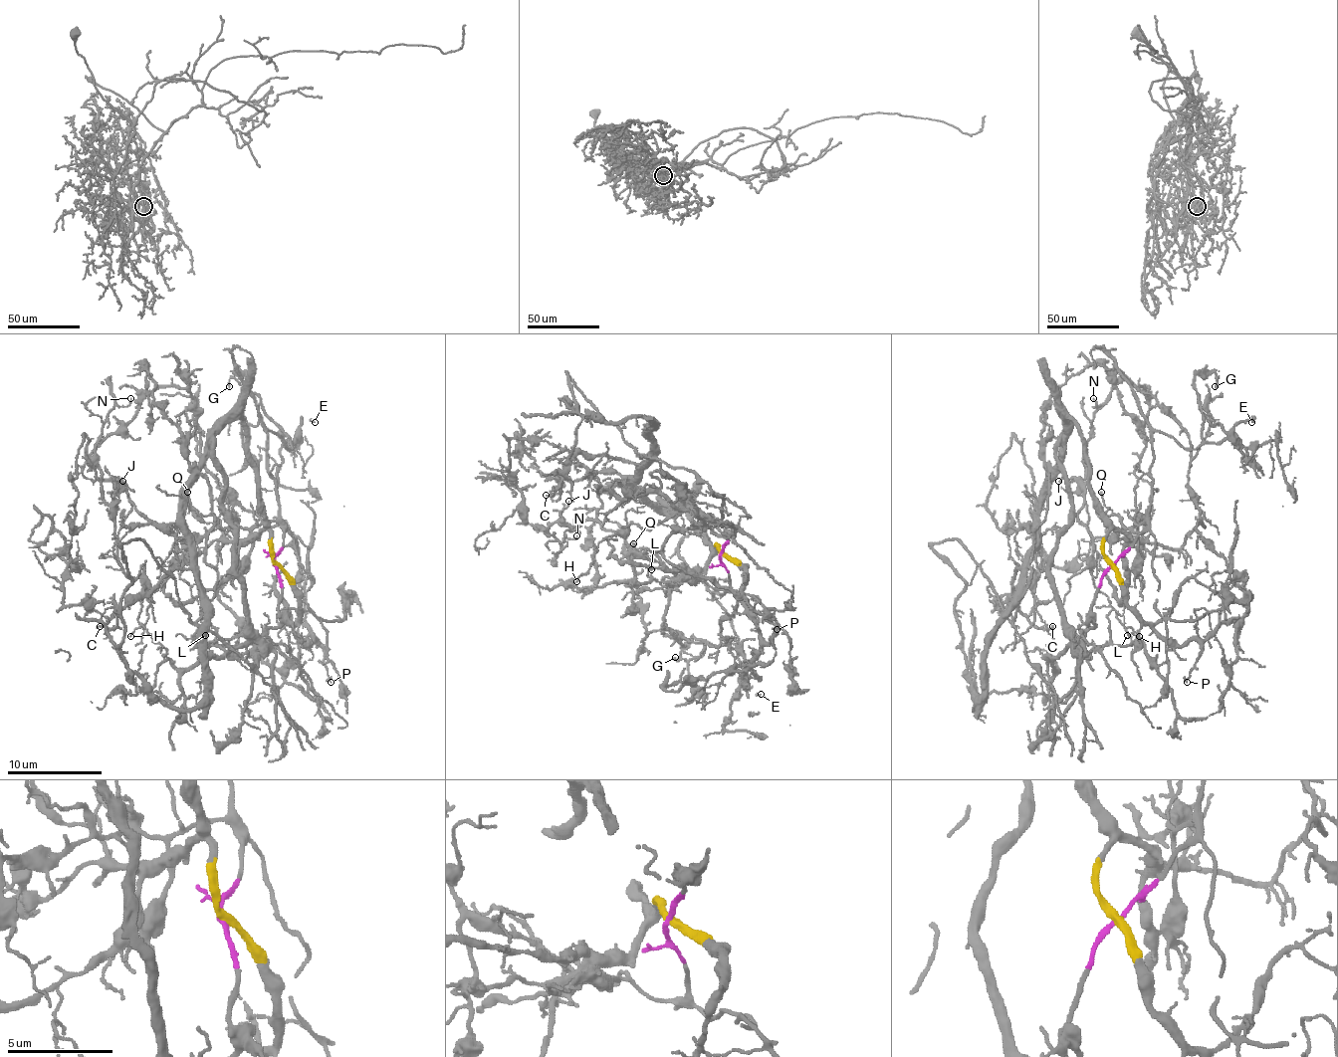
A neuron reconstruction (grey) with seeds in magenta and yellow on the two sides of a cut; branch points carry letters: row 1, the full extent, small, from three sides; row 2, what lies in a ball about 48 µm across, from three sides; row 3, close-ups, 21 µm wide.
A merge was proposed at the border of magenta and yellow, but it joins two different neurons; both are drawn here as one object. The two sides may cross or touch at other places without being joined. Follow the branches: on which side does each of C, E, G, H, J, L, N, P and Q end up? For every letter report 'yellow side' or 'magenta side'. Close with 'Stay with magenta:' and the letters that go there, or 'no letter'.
C: yellow side
E: magenta side
G: magenta side
H: magenta side
J: magenta side
L: yellow side
N: magenta side
P: yellow side
Q: magenta side
Stay with magenta: E, G, H, J, N, Q

